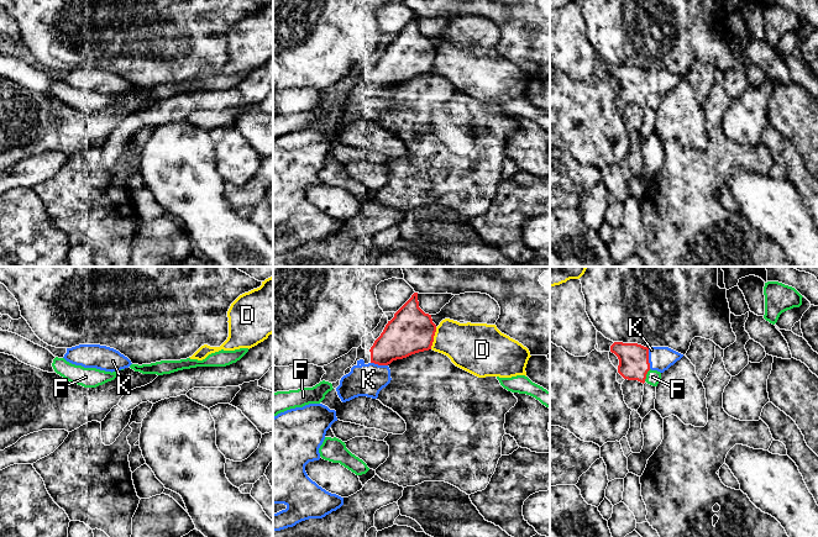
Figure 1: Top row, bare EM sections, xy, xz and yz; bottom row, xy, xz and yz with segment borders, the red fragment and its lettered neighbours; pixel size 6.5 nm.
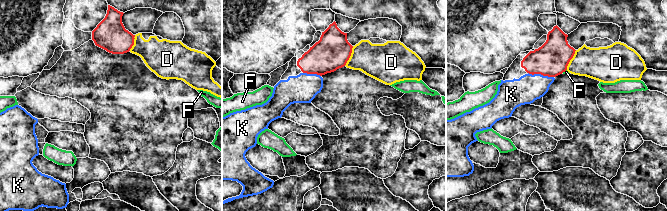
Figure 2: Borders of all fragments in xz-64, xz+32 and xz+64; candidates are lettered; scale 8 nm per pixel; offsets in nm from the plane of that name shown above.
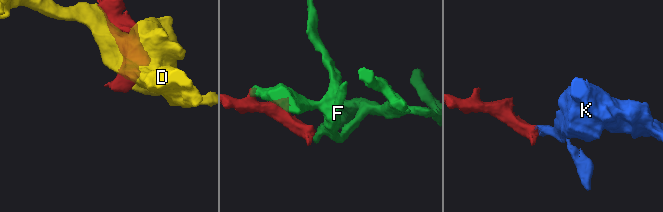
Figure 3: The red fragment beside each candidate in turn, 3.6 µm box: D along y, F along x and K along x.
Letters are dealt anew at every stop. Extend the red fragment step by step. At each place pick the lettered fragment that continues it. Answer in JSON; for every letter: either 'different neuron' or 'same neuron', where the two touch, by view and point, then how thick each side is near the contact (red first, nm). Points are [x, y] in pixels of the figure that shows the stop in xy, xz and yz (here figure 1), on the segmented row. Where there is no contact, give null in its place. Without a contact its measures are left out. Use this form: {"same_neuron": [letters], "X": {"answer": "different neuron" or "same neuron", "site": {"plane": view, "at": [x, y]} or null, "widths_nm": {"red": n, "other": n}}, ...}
{"same_neuron": ["K"], "D": {"answer": "different neuron", "site": {"plane": "xz", "at": [433, 338]}, "widths_nm": {"red": 300, "other": 300}}, "F": {"answer": "different neuron", "site": {"plane": "yz", "at": [645, 375]}, "widths_nm": {"red": 190, "other": 90}}, "K": {"answer": "same neuron", "site": {"plane": "yz", "at": [648, 358]}, "widths_nm": {"red": 190, "other": 160}}}

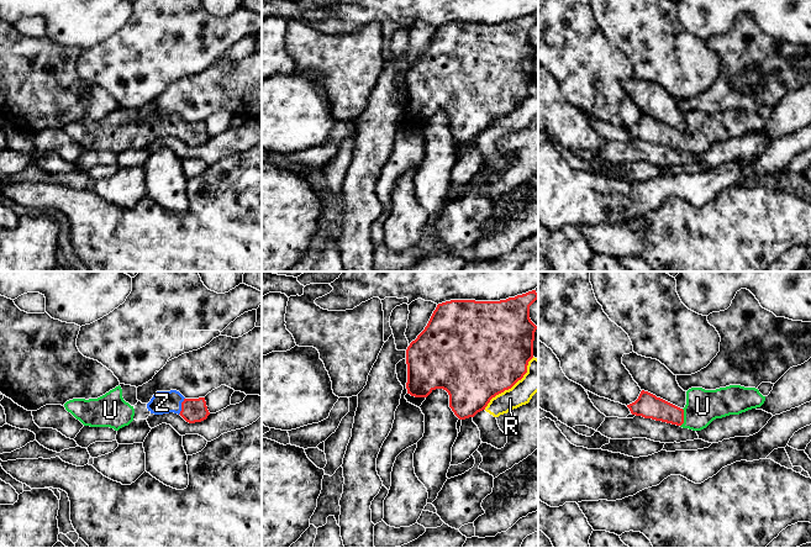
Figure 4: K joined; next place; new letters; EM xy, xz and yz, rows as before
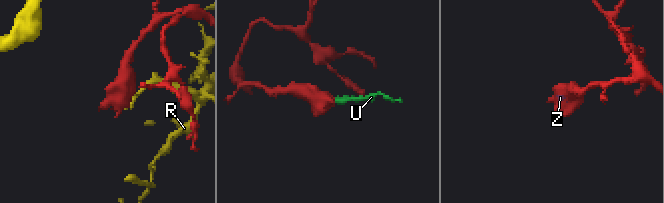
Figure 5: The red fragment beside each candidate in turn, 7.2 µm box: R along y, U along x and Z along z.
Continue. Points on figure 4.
{"same_neuron": ["U", "Z"], "R": {"answer": "different neuron", "site": {"plane": "xz", "at": [511, 386]}, "widths_nm": {"red": 500, "other": 160}}, "U": {"answer": "same neuron", "site": {"plane": "yz", "at": [683, 417]}, "widths_nm": {"red": 160, "other": 220}}, "Z": {"answer": "same neuron", "site": {"plane": "xy", "at": [182, 406]}, "widths_nm": {"red": 160, "other": 140}}}

